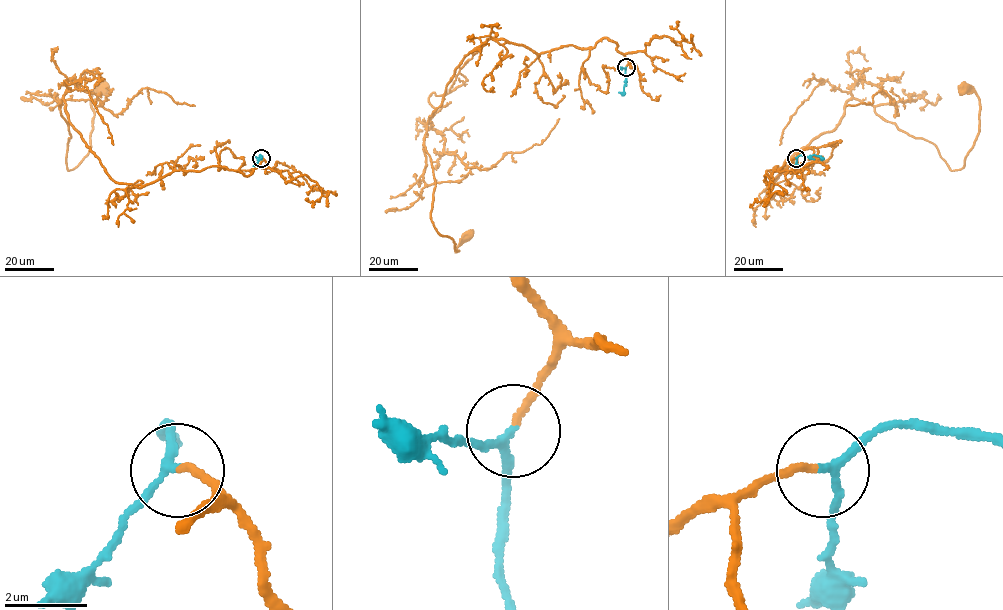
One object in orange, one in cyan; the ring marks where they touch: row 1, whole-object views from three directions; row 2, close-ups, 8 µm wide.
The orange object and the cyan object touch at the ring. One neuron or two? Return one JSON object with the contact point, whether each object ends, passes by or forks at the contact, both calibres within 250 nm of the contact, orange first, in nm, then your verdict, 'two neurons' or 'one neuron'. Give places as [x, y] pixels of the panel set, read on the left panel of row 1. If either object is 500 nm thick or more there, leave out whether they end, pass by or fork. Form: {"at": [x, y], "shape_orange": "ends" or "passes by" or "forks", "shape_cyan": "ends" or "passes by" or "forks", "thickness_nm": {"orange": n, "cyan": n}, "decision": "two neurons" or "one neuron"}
{"at": [261, 158], "shape_orange": "ends", "shape_cyan": "passes by", "thickness_nm": {"orange": 170, "cyan": 180}, "decision": "one neuron"}

